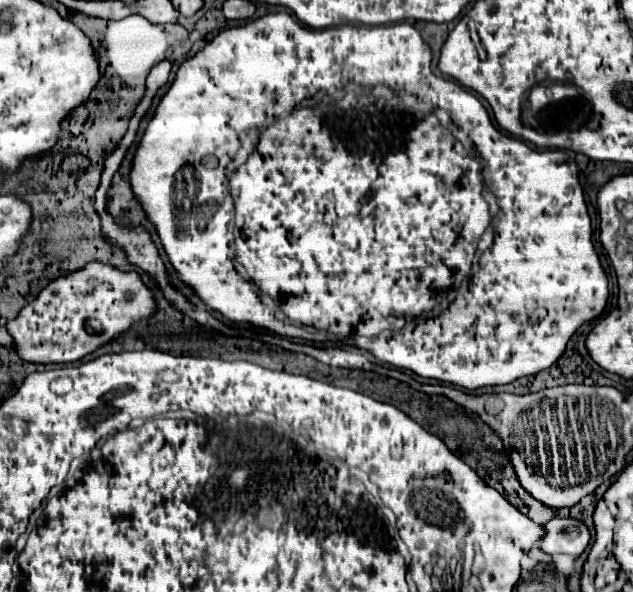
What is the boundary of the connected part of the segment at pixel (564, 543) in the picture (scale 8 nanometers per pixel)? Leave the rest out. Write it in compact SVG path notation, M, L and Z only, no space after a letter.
M554 518L544 524L544 536L540 540L540 550L546 554L570 554L580 556L590 542L590 532L580 520Z

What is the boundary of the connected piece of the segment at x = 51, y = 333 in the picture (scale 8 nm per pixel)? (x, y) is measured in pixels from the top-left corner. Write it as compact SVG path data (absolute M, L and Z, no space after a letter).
M100 262L50 282L38 298L24 306L18 318L6 324L16 340L16 352L26 362L66 364L92 354L116 334L126 332L132 322L148 318L156 310L152 292L136 272L120 272Z

